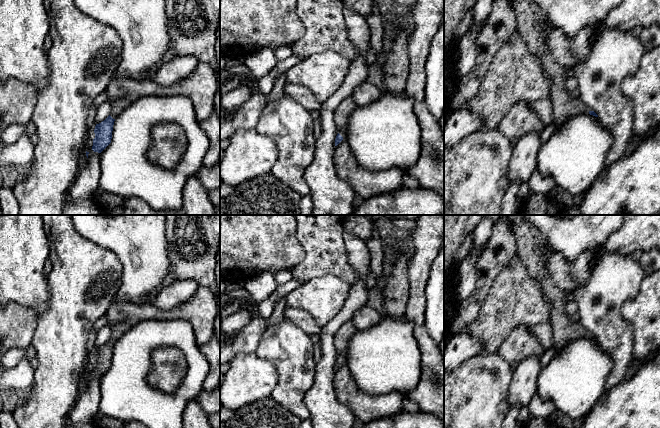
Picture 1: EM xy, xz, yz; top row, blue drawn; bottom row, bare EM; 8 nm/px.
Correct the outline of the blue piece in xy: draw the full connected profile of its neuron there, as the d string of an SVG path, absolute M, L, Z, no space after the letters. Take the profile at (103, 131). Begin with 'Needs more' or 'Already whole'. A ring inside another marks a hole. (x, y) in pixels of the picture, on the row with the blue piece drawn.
Needs more. M125 96L111 102L110 115L95 126L95 138L92 146L94 152L101 153L111 143L114 121L130 103L131 101Z

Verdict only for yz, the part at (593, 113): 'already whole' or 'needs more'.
needs more

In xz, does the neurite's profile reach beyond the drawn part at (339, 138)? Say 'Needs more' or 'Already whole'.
Needs more

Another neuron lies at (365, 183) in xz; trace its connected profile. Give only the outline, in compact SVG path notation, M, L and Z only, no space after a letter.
M345 137L335 146L333 162L337 176L363 199L397 191L404 186L404 175L399 168L375 172L361 167Z

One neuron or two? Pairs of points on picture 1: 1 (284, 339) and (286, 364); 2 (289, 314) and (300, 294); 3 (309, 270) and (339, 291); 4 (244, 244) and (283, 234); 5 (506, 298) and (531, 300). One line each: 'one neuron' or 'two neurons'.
1: one neuron
2: two neurons
3: two neurons
4: one neuron
5: one neuron

